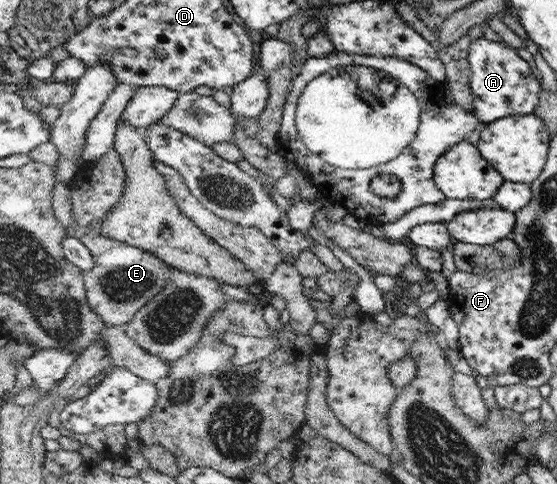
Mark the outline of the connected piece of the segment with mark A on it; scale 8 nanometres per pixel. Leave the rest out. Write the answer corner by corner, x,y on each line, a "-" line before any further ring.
485,37
474,39
469,48
469,67
472,111
484,125
504,117
535,113
541,104
540,80
534,76
528,62
524,62
510,45
490,41

